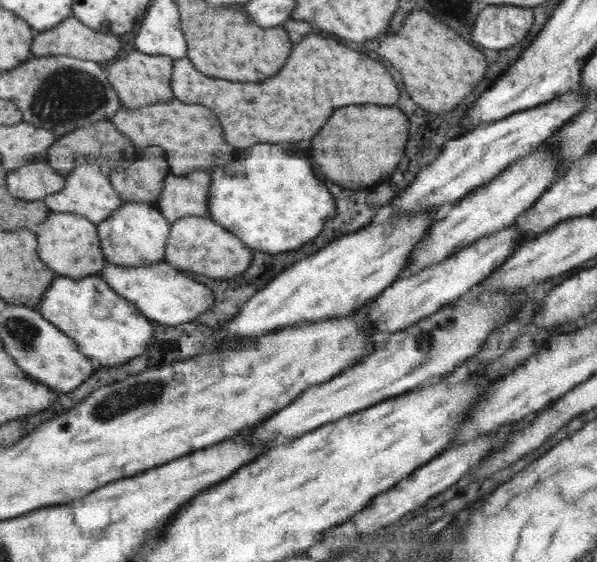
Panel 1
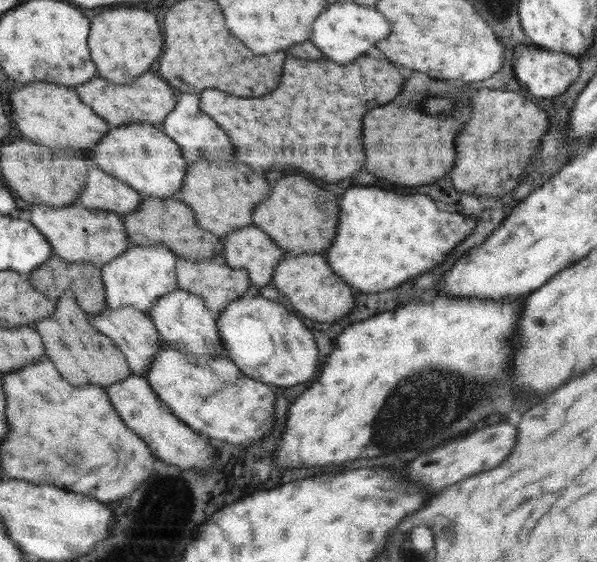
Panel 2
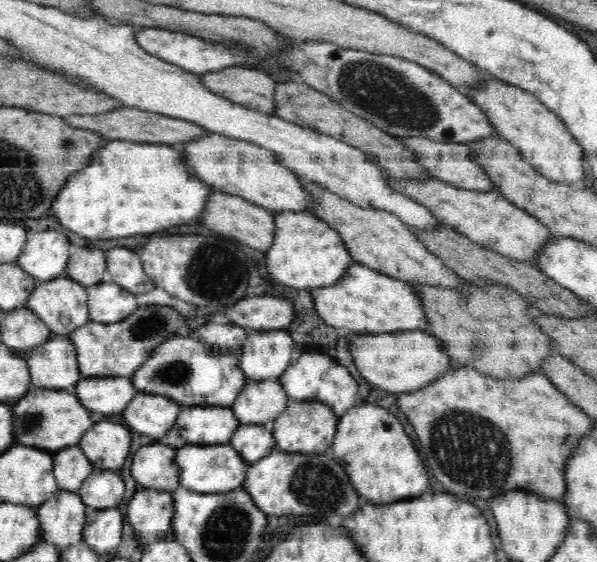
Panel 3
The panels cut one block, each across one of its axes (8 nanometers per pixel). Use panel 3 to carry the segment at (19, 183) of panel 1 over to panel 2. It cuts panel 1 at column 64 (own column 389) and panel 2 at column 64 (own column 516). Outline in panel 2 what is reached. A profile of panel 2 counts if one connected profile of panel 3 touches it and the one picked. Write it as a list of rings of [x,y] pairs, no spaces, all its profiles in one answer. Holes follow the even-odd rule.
[[[80,202],[62,208],[34,205],[30,209],[27,219],[51,244],[53,254],[68,262],[91,263],[101,268],[130,247],[122,216],[114,212],[86,209]]]

